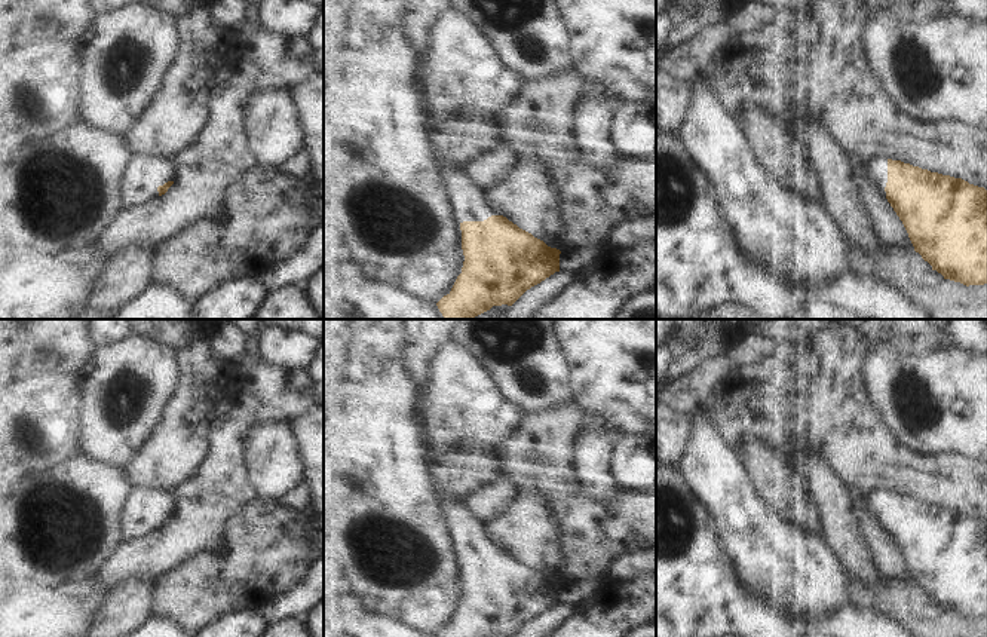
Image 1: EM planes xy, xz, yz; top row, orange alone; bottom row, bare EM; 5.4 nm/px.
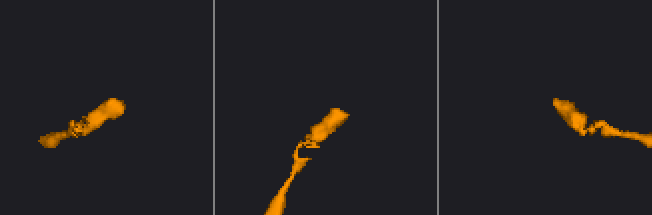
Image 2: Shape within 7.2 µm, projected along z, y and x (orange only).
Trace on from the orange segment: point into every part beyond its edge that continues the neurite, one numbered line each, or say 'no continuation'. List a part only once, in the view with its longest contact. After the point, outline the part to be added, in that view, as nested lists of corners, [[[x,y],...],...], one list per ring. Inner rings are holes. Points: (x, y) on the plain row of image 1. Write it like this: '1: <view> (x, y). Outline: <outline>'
1: xz (472, 536). Outline: [[[435,489],[444,512],[450,518],[450,529],[456,538],[456,552],[484,554],[491,548],[499,548],[488,532],[487,521],[472,514],[468,502],[457,502]]]

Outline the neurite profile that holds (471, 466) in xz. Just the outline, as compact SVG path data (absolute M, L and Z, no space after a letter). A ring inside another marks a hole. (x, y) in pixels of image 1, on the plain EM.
M462 442L432 466L435 489L457 502L466 502L475 491L502 478L502 448L478 442Z

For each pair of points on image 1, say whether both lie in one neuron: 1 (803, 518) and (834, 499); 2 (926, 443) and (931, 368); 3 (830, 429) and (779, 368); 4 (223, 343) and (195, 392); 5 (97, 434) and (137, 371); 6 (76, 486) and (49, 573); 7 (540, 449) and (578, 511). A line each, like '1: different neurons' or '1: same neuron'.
1: different neurons
2: same neuron
3: same neuron
4: different neurons
5: same neuron
6: same neuron
7: same neuron

